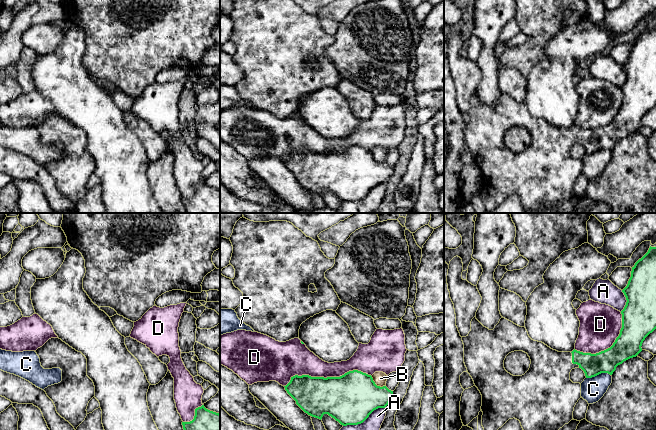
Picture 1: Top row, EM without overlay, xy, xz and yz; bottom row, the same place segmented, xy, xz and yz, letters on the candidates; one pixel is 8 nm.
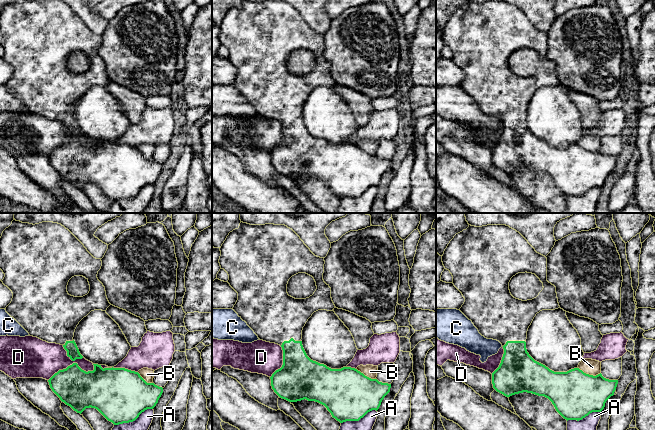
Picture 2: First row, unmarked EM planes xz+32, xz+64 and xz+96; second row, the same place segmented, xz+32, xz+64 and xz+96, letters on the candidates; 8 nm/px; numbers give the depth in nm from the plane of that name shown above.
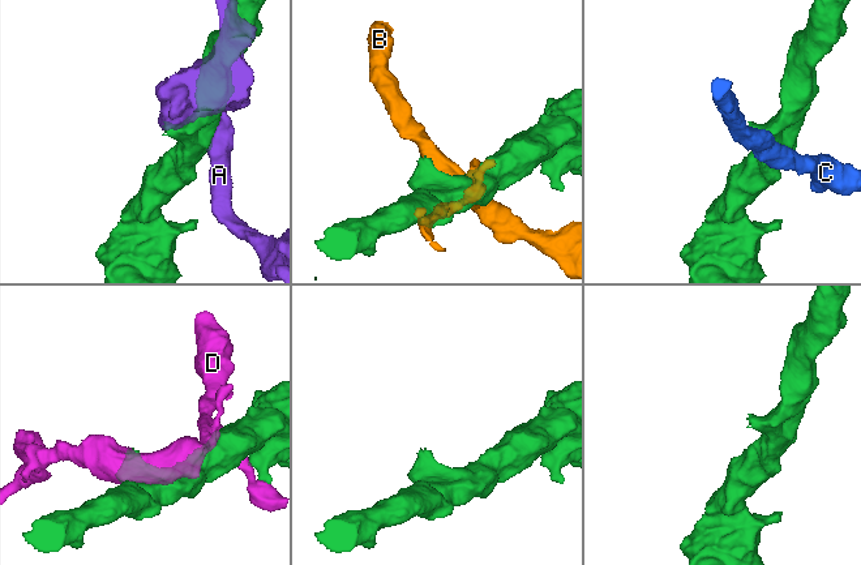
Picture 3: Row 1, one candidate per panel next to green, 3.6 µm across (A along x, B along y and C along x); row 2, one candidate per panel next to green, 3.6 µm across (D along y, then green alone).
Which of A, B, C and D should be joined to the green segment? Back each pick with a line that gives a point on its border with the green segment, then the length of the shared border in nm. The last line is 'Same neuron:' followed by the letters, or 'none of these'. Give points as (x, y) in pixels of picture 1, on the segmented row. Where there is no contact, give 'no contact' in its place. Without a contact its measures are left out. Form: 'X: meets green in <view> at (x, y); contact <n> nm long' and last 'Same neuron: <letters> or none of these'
Same neuron: none of these

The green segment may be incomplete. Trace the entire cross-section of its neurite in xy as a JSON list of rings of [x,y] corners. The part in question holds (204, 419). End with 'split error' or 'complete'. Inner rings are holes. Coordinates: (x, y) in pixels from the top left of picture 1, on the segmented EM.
[[[202,405],[195,409],[194,419],[182,422],[184,430],[220,430],[220,414],[210,411]]] | complete

